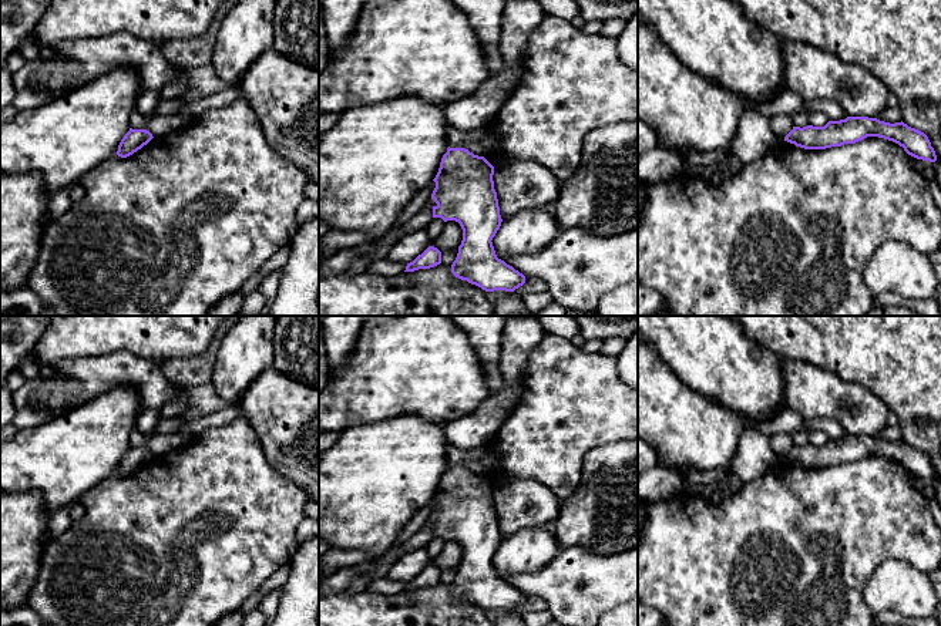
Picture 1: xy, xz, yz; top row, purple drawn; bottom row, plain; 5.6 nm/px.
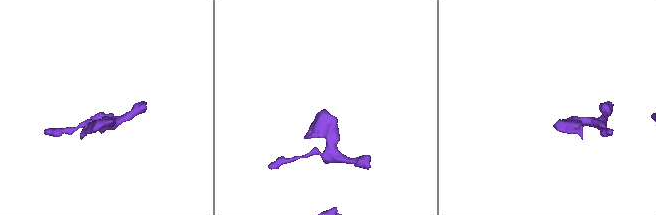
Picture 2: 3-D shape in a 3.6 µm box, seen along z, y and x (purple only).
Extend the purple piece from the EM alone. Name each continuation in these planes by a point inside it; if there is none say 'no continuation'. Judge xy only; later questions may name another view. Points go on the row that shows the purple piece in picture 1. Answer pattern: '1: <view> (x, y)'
no continuation

